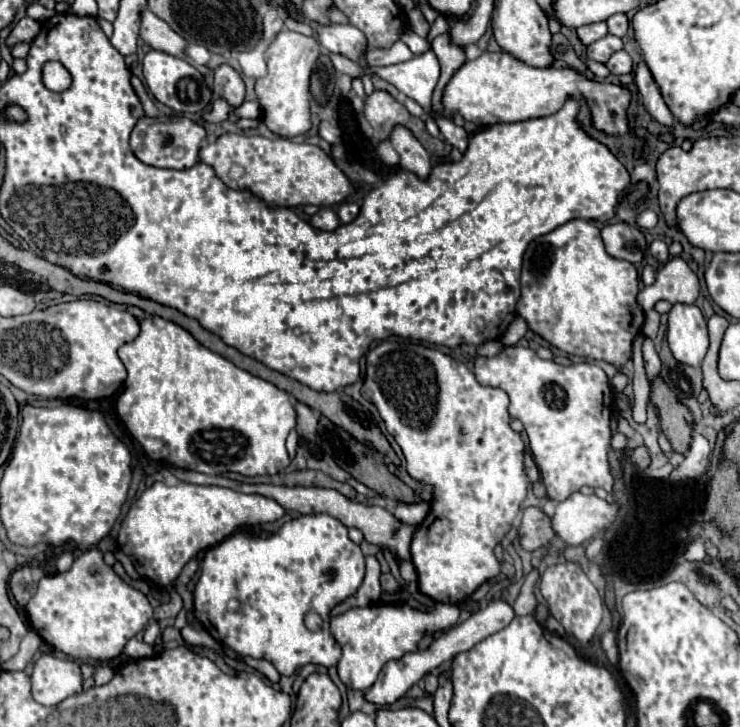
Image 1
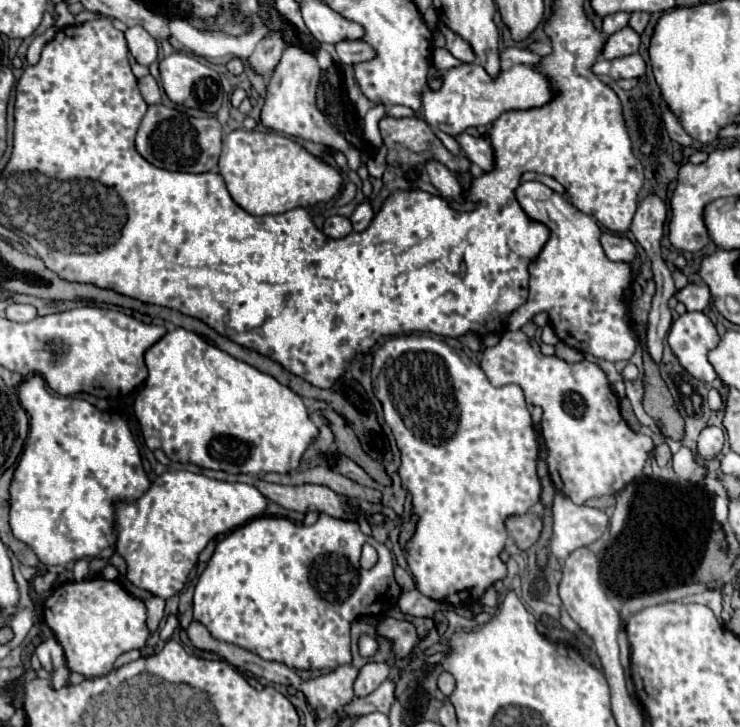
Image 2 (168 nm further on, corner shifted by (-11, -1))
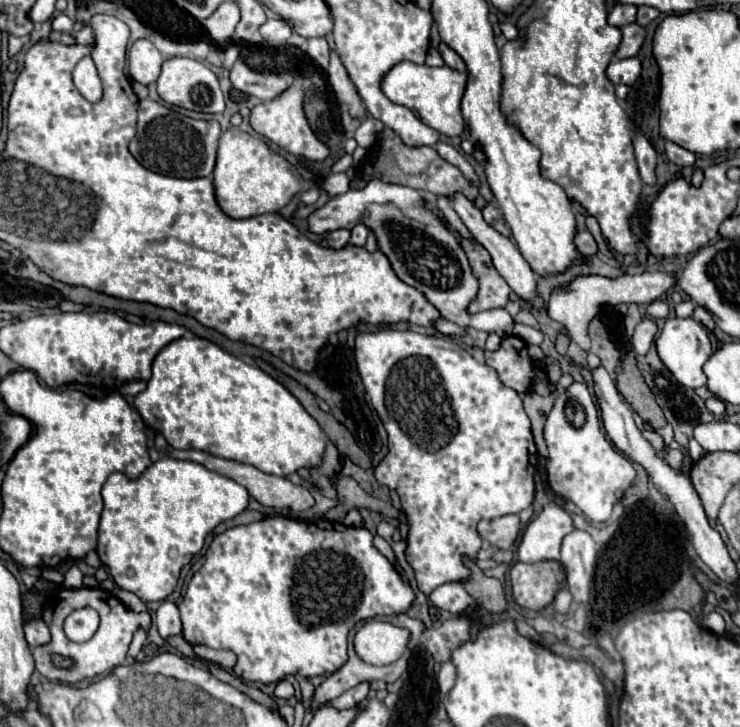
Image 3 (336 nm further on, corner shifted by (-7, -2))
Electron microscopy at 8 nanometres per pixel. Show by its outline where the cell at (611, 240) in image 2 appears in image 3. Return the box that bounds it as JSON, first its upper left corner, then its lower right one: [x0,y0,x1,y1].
[574,229,598,257]

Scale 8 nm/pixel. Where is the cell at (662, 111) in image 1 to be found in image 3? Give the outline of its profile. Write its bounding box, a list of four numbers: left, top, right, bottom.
[666,141,696,167]

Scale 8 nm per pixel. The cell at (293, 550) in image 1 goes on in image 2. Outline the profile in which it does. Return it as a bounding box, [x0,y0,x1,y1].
[194,514,400,670]

